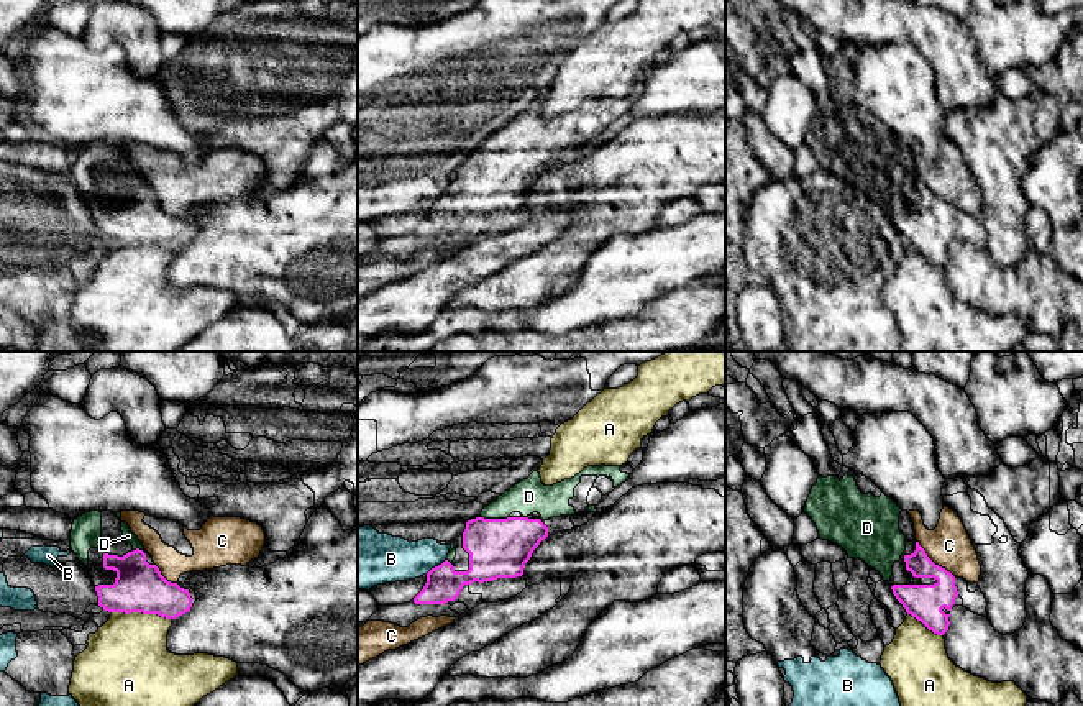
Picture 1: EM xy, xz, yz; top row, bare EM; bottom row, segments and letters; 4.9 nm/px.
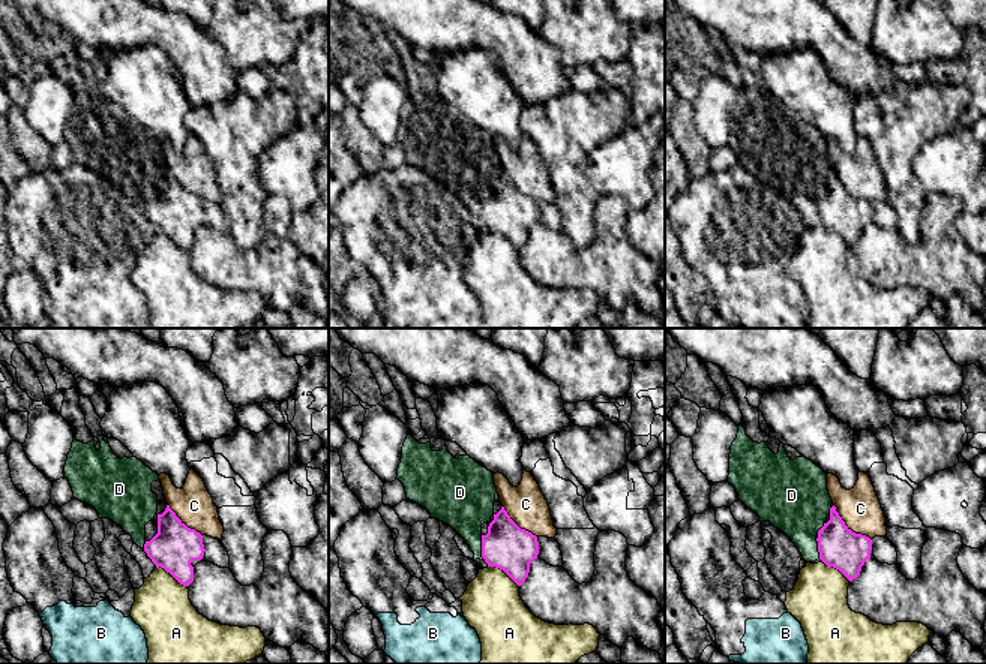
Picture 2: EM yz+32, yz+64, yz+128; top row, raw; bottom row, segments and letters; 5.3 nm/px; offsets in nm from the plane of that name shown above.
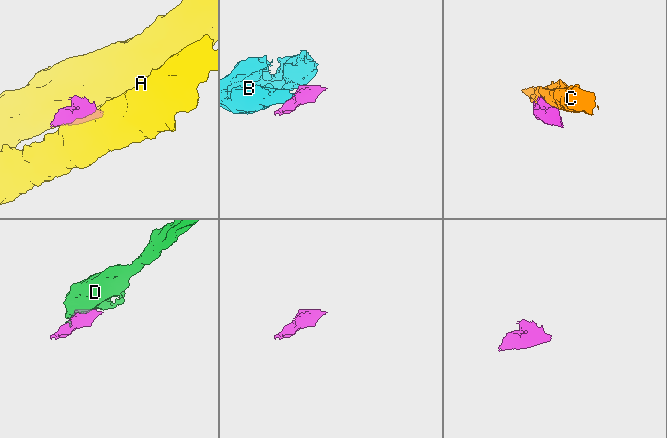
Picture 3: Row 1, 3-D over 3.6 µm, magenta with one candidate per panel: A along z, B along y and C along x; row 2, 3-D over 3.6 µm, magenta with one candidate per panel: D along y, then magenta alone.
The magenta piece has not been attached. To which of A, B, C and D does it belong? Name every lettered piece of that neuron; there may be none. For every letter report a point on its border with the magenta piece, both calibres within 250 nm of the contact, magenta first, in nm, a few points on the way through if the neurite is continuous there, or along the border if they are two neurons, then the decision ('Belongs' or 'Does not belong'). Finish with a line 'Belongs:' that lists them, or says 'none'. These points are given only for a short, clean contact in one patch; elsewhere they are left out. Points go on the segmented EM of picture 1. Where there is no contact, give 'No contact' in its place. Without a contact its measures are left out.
A: Touches magenta at xy (141, 611). Thickness 240 nm (magenta) against 400 nm. Does not belong
B: Touches magenta at xz (435, 567). Thickness 180 nm (magenta) against 240 nm. Boundary: xz (445, 559), (425, 573). Does not belong
C: Touches magenta at yz (932, 562). Thickness 180 nm (magenta) against 220 nm. Does not belong
D: Touches magenta at xz (496, 519). Thickness 280 nm (magenta) against 170 nm. Belongs
Belongs: D

